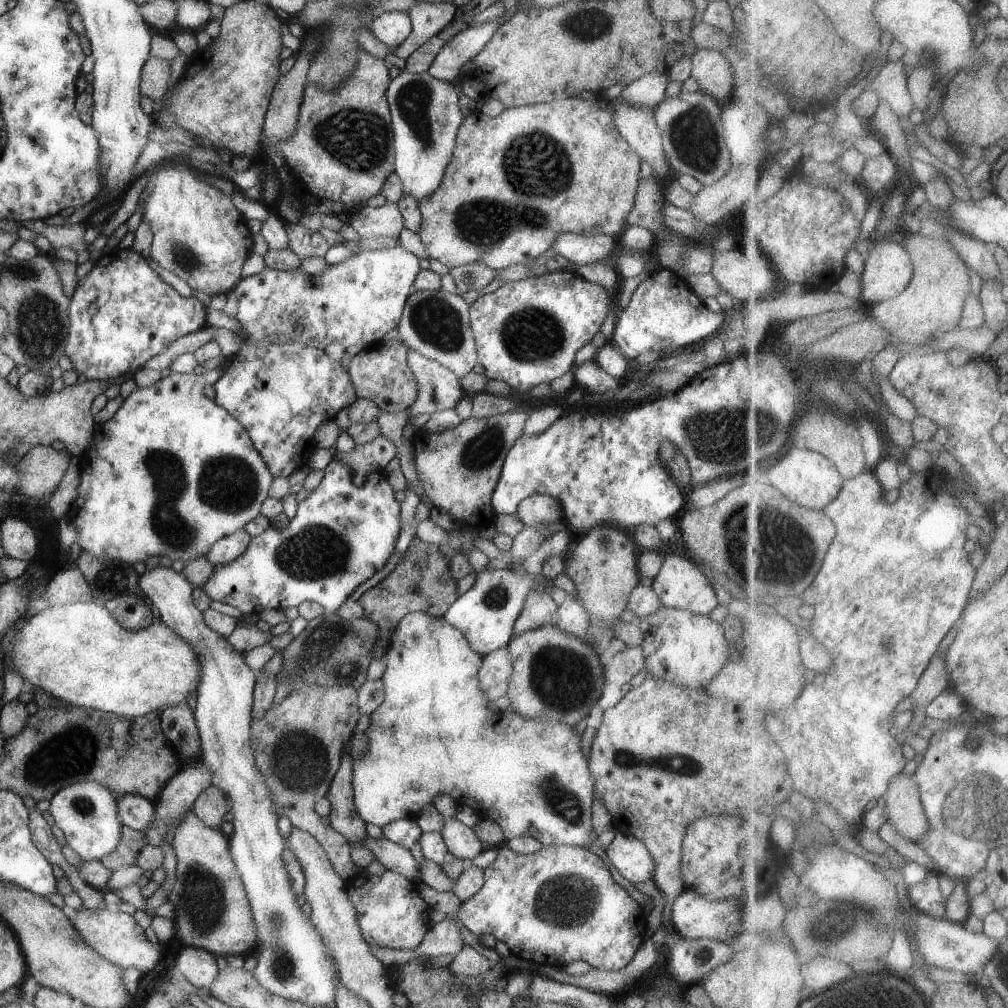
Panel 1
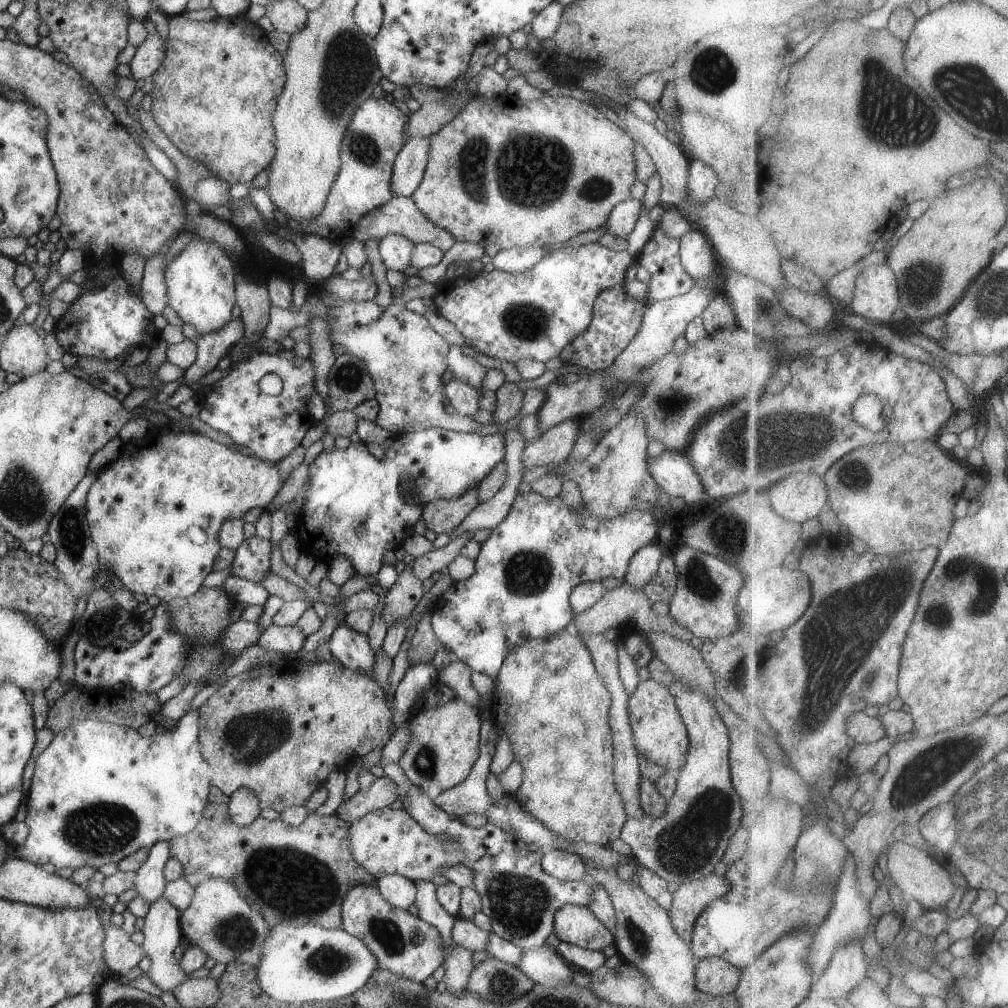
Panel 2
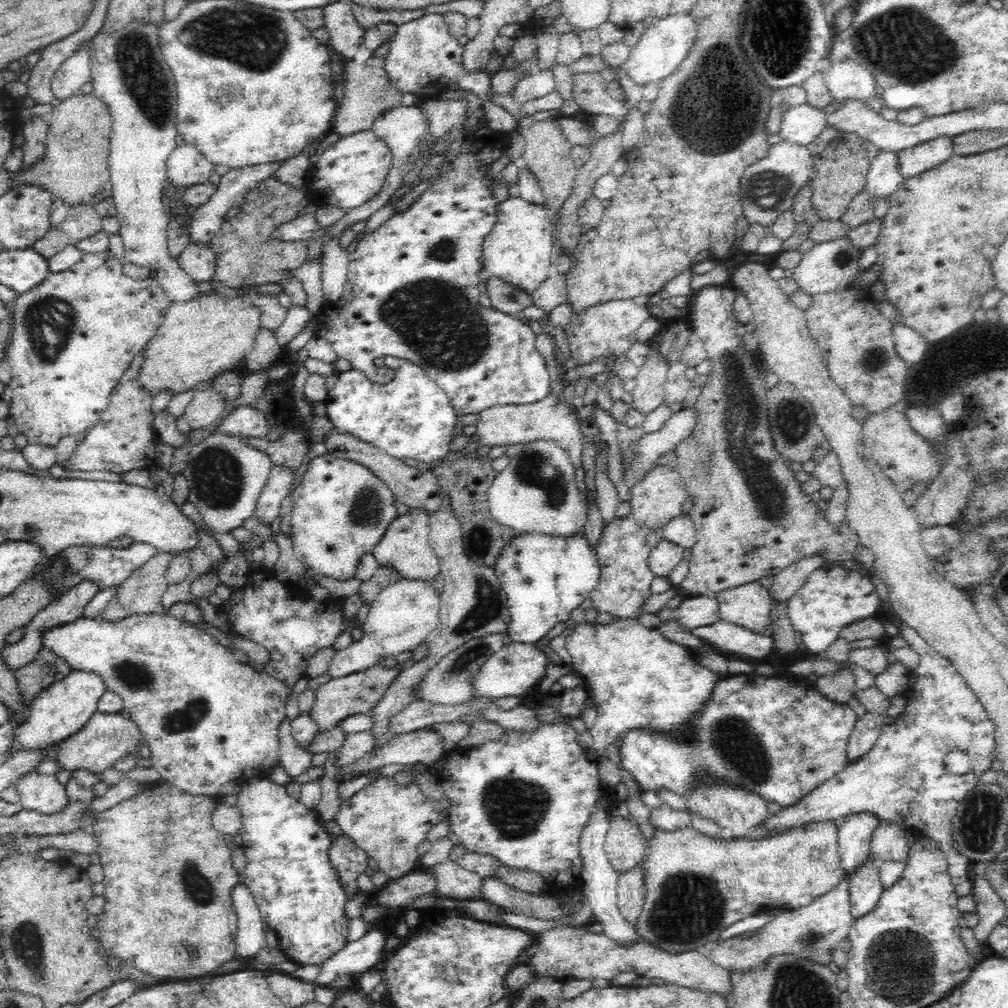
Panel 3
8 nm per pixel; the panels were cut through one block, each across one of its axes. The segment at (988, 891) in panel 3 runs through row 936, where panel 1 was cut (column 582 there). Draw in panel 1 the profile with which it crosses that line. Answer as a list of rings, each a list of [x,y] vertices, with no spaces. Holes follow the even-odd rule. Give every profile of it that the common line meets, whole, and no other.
[[[645,939],[630,964],[617,971],[607,971],[592,967],[582,976],[570,976],[562,969],[554,966],[540,965],[537,974],[543,978],[550,978],[560,983],[573,984],[577,987],[603,994],[625,989],[630,983],[640,981],[644,971],[659,959],[660,951],[657,950],[652,939]]]

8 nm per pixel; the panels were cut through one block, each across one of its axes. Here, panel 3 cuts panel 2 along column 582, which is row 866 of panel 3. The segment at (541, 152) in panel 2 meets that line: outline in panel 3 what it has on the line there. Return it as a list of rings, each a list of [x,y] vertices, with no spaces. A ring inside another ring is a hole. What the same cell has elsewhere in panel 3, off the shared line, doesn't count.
[[[166,782],[152,785],[151,788],[146,788],[146,790],[134,794],[134,796],[114,804],[112,808],[98,814],[98,821],[92,826],[90,832],[98,839],[96,852],[100,856],[100,864],[102,865],[102,871],[104,871],[102,882],[105,888],[102,896],[107,900],[107,903],[104,906],[104,912],[99,915],[96,927],[101,934],[98,942],[107,956],[118,957],[120,960],[138,968],[141,972],[148,973],[163,981],[193,979],[194,977],[210,975],[212,970],[216,970],[222,964],[238,958],[234,942],[237,931],[237,916],[233,907],[231,892],[239,883],[238,877],[240,874],[232,867],[230,854],[232,854],[233,845],[226,843],[224,836],[214,829],[212,823],[212,816],[218,804],[220,804],[219,796],[191,795]]]

